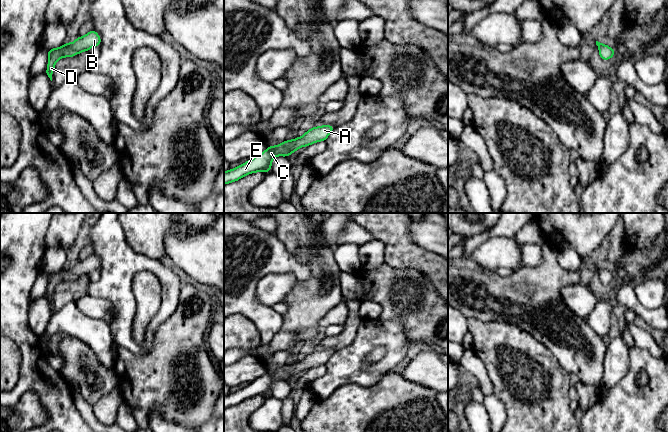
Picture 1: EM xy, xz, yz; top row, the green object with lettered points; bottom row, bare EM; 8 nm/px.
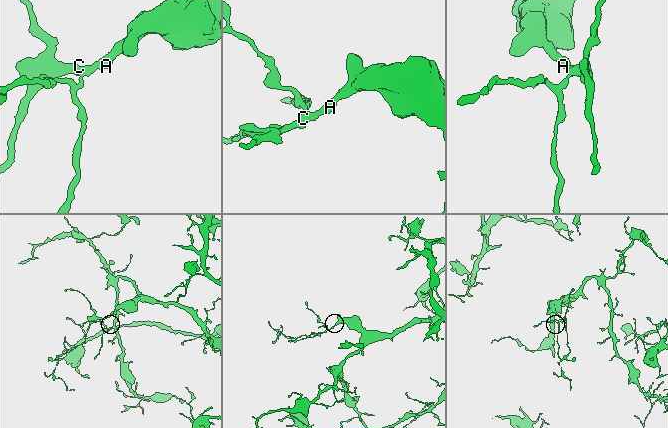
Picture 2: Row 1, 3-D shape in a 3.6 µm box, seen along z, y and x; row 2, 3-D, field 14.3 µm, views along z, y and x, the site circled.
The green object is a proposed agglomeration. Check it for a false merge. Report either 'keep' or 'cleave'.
keep

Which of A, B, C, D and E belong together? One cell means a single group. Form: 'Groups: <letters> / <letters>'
Groups: A B C D E

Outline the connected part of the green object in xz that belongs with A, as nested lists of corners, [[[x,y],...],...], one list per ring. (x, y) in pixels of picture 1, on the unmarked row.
[[[323,349],[313,351],[306,357],[294,364],[286,364],[277,370],[268,370],[268,372],[253,383],[246,385],[244,388],[229,393],[224,396],[224,408],[235,406],[242,401],[254,396],[270,396],[272,384],[275,380],[288,381],[300,371],[309,370],[315,366],[325,365],[330,357],[334,354],[332,349]]]

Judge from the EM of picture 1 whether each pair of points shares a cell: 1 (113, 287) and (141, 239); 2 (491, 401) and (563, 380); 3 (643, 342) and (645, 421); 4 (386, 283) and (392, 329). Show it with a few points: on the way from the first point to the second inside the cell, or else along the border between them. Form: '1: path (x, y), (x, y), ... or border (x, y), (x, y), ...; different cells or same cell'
1: border (122, 230), (126, 242), (134, 250), (157, 259); different cells
2: border (500, 400), (503, 402); different cells
3: border (635, 344), (646, 349), (657, 359); different cells
4: border (377, 319), (398, 320), (407, 338); different cells

